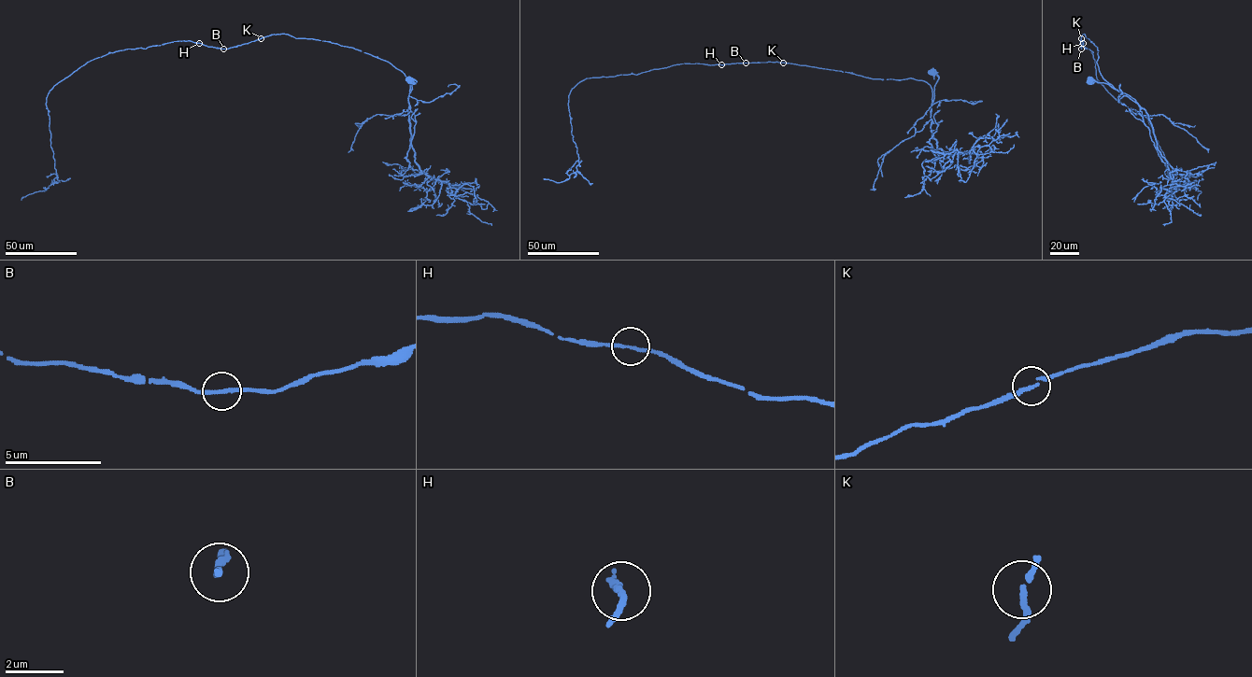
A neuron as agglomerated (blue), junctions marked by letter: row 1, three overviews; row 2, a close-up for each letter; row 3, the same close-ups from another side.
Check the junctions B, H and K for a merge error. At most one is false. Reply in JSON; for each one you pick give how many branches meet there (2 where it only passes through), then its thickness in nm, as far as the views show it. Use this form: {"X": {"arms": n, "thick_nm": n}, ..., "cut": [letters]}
{"cut": []}

